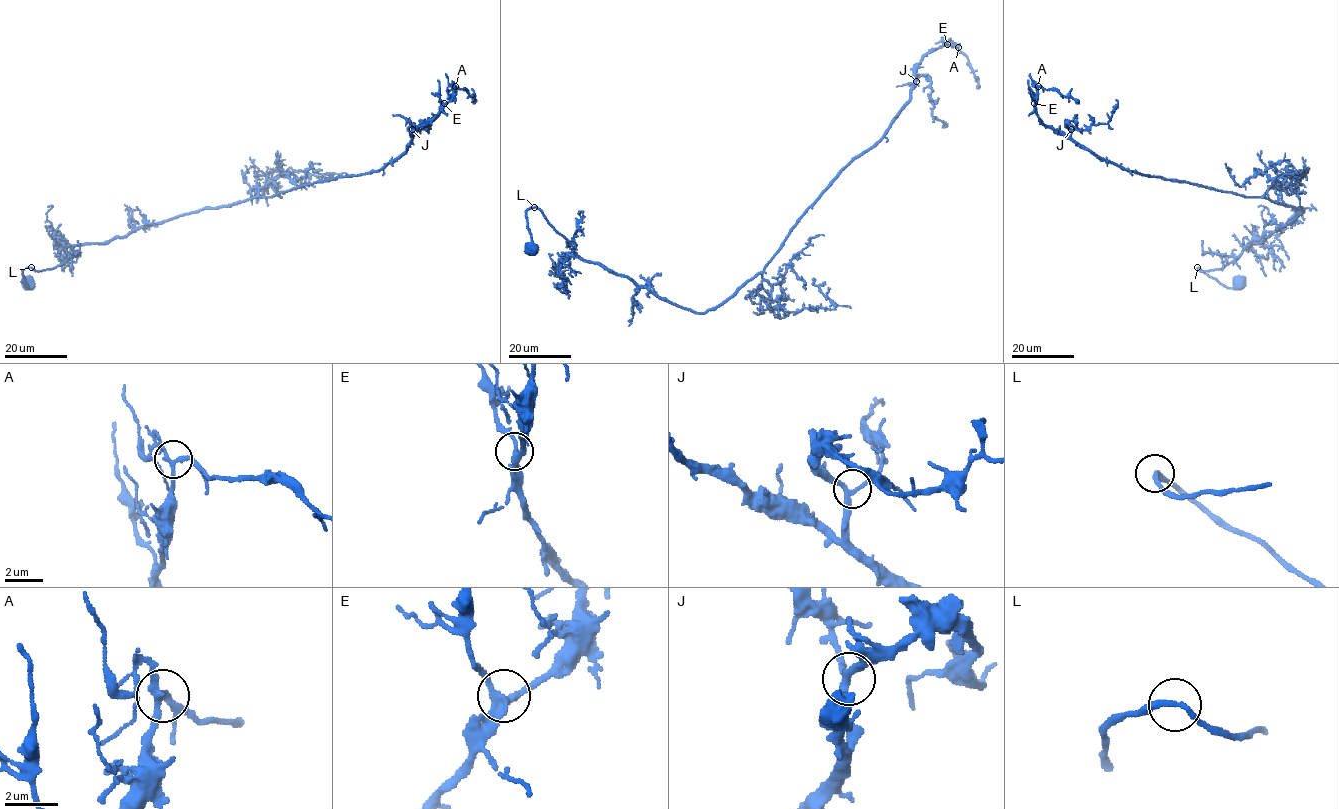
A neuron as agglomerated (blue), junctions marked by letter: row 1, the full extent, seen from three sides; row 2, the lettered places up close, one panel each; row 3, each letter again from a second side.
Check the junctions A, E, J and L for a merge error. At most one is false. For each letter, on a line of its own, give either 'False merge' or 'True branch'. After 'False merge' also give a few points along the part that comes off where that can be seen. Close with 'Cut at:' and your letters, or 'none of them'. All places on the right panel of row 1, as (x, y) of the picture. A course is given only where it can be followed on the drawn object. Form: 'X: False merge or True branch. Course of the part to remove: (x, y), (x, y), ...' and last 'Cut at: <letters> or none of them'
A: True branch
E: True branch
J: True branch
L: True branch
Cut at: none of them

